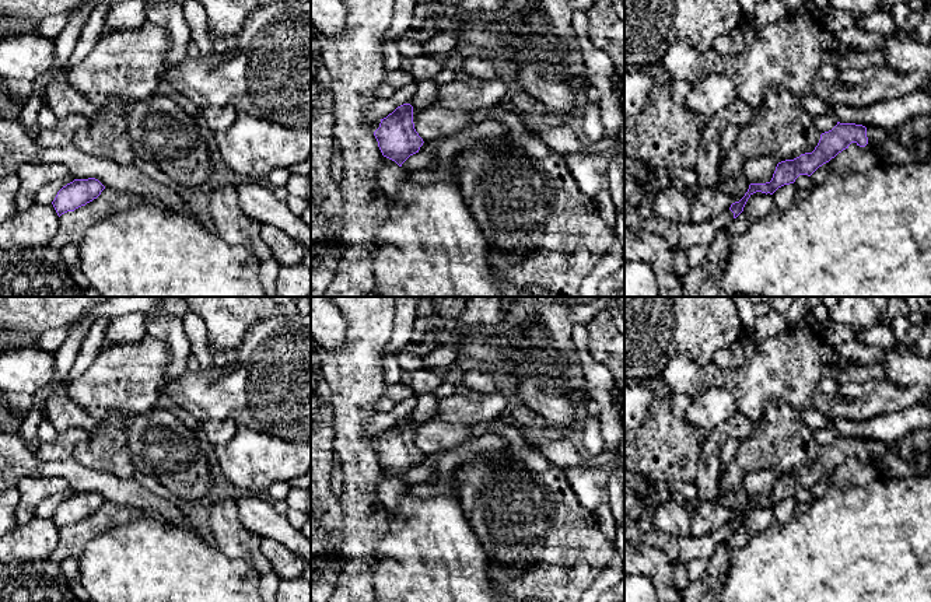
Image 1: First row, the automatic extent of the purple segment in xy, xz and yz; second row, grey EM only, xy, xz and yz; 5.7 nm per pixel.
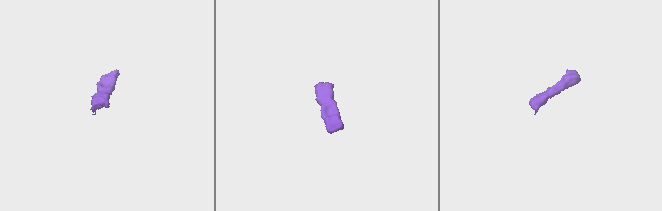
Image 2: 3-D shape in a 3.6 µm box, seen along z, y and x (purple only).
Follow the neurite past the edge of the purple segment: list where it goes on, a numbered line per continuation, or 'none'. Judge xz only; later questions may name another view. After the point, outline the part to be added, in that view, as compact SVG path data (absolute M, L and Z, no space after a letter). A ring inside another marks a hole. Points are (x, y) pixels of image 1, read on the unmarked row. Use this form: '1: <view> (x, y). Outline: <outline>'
none

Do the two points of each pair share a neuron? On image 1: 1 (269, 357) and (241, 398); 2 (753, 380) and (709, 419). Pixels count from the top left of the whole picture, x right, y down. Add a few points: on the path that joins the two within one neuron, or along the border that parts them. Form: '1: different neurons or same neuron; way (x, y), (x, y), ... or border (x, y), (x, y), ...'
1: same neuron; way (269, 367), (249, 388)
2: different neurons; border (700, 392), (723, 385), (732, 396), (738, 412)

